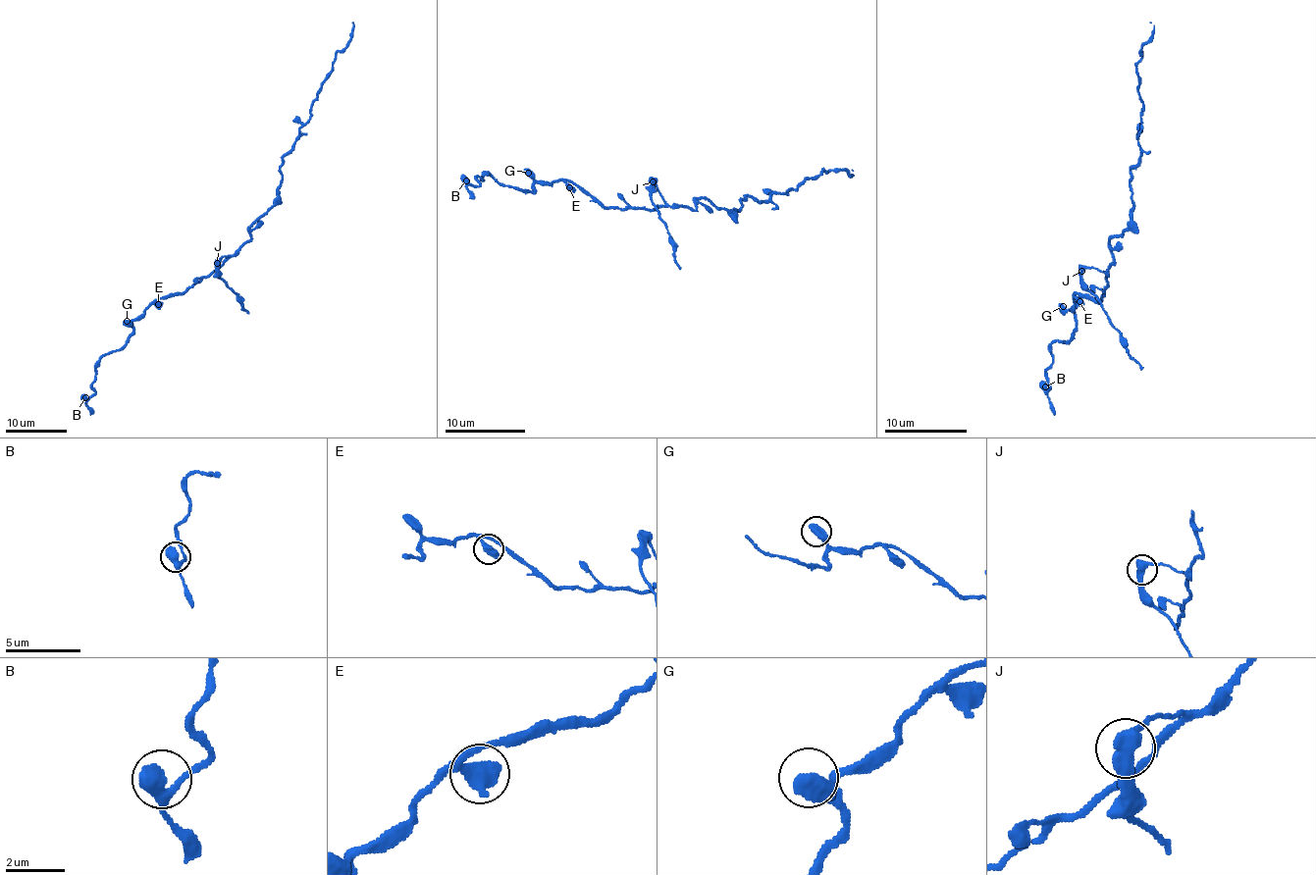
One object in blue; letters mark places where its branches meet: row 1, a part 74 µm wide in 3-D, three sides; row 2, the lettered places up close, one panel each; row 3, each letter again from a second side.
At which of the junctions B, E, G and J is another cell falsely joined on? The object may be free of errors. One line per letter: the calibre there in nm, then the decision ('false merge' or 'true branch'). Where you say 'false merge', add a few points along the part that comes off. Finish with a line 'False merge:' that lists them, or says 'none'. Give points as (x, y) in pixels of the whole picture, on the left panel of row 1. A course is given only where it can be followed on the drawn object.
B: 480 nm | true branch
E: 600 nm | true branch
G: 650 nm | true branch
J: 480 nm | false merge | (218, 263), (218, 278), (235, 293), (242, 309), (249, 314)
False merge: J

